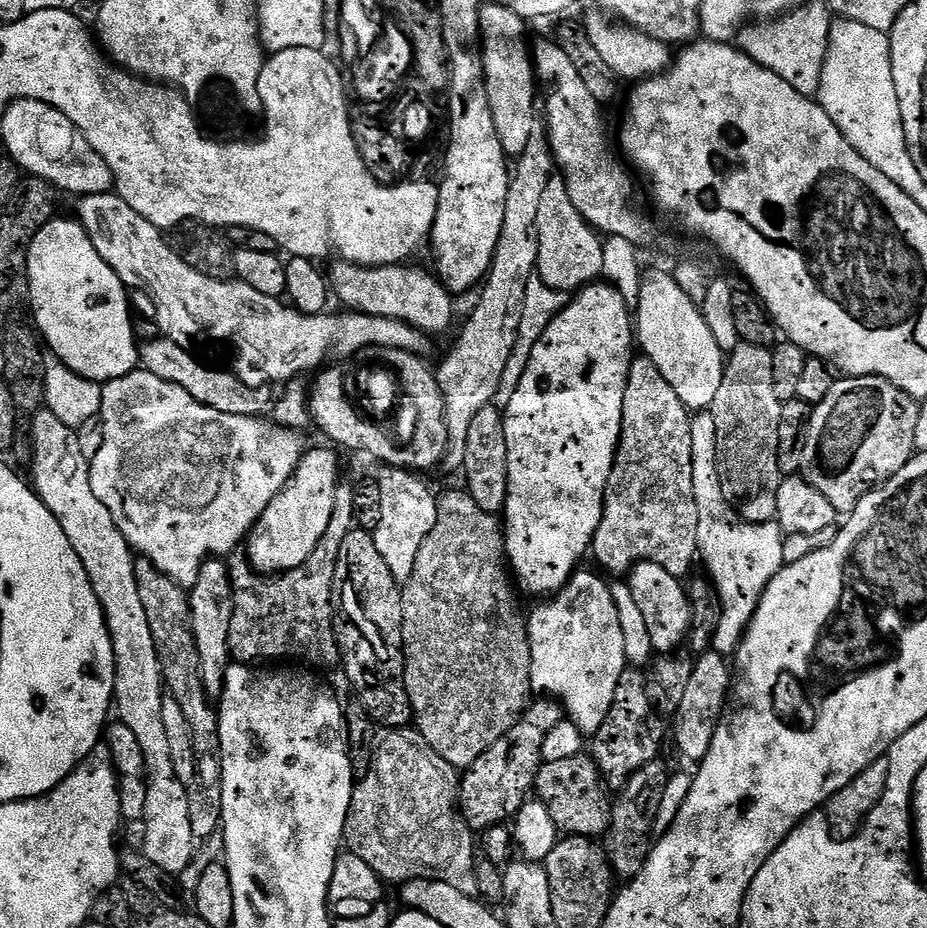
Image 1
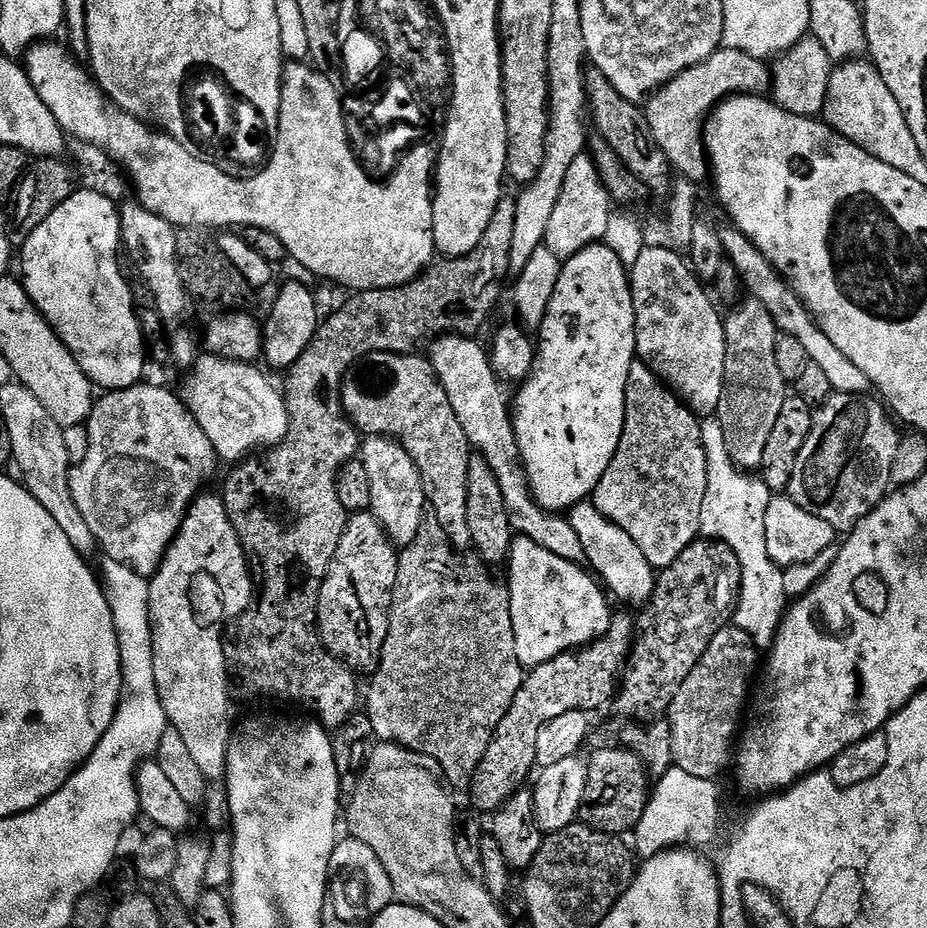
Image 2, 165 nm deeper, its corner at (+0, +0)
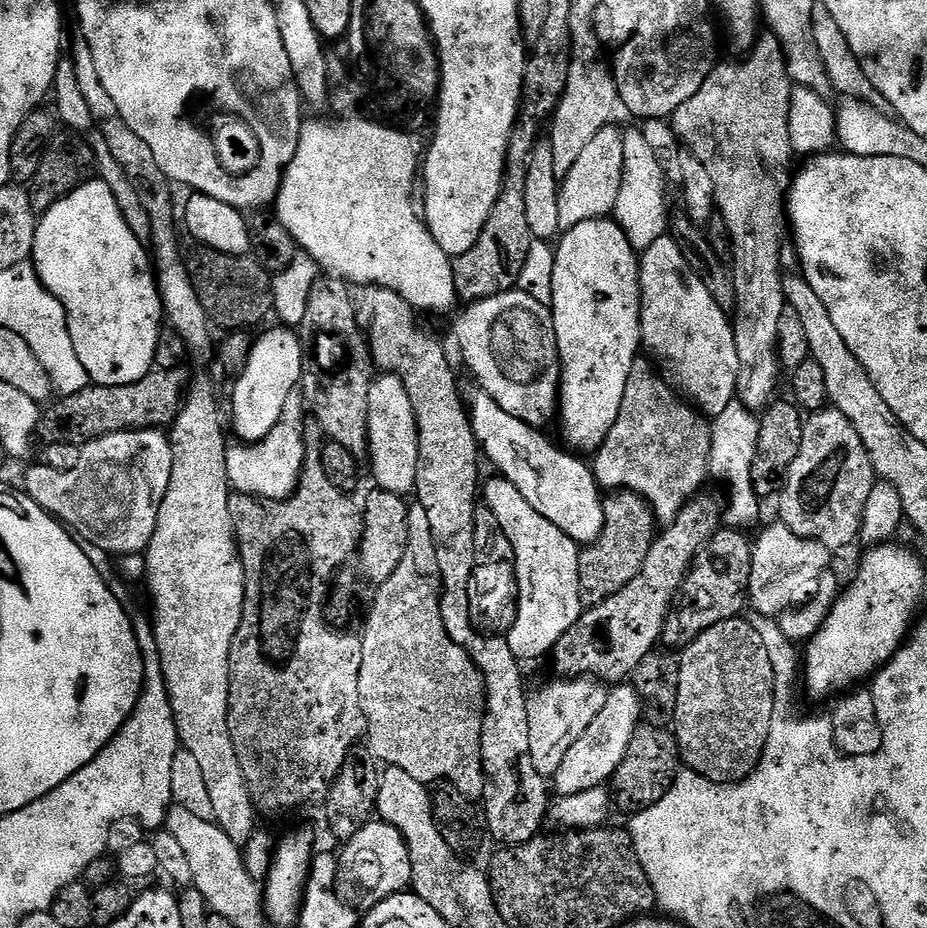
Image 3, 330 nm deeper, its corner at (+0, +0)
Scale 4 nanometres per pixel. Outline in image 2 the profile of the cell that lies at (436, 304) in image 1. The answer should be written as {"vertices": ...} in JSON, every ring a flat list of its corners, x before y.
{"vertices":[[437,336,431,341,426,358,446,390,458,422,462,422,462,430,469,445,484,456,497,476,513,533,520,535,521,532,525,541,550,550,550,554,558,554,558,558,583,565,585,558,582,542,578,539,578,534,574,534,571,519,539,508,532,499,528,470,524,467,524,459,520,457,518,438,512,425,513,409,510,407,509,397,508,400,504,397,505,385,492,366,489,349,485,345,483,348,478,341,479,339,467,336]]}

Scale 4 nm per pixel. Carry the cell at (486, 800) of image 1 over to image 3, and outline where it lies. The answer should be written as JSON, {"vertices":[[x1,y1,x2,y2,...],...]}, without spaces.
{"vertices":[[707,490,701,491,688,501,688,505,678,514,678,518,672,524,667,525,652,541,652,549,646,554,646,562,642,564,642,570,629,582,618,594,606,598,601,604,593,604,587,610,581,611,578,622,570,626,570,630,559,640,554,649,554,656,560,659,564,668,569,668,572,674,597,674,608,682,624,682,631,677,638,662,650,654,661,643,664,634,664,625,673,611,680,595,680,588,684,585,684,579,688,577,688,571,692,569,692,563,704,548,704,545,712,539,712,535,721,531,720,515,724,508,716,496,711,496]]}

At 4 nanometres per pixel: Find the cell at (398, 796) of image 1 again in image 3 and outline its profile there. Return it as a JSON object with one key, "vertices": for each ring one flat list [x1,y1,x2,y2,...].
{"vertices":[[389,767,377,798,376,812,379,819,393,824,404,835,412,858,411,891,429,904,432,900,432,827,436,825,436,819,433,816,433,797,425,781,406,774,406,770,401,768]]}

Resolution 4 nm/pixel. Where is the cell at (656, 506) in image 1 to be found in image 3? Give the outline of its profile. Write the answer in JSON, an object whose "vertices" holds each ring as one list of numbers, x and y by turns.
{"vertices":[[638,358,630,366,630,378,626,382,622,410,618,410,618,418,610,434,595,453,596,483,604,490,627,490,638,493,643,500,647,500,661,525,672,524,688,505,688,501,701,491,704,480,709,479,708,459,711,457,712,425,710,423,706,429,698,426,695,419,700,414,691,403,685,402,677,395,673,385,663,375,654,371,651,359]]}

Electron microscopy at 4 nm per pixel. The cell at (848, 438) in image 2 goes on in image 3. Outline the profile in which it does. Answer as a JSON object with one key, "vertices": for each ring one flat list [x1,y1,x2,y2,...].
{"vertices":[[821,410,804,420,798,458,794,458,778,496,779,519,803,540,816,540,829,550,857,542,867,496,876,479,851,422,841,412]]}

